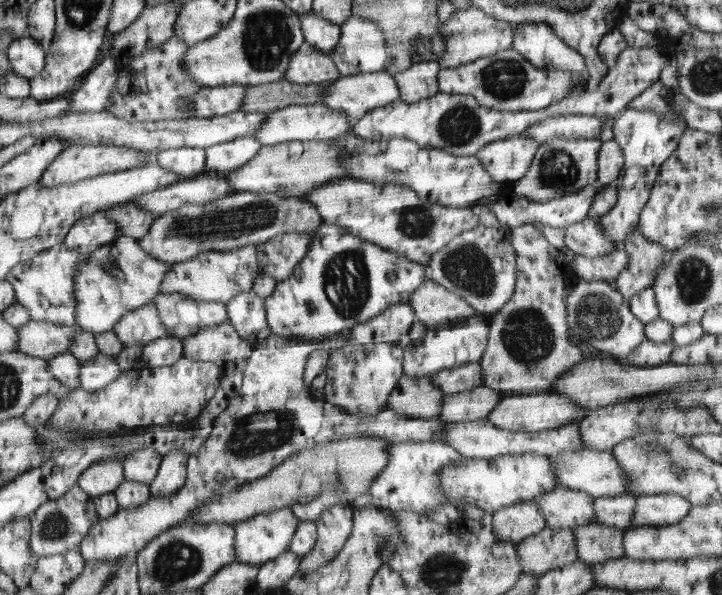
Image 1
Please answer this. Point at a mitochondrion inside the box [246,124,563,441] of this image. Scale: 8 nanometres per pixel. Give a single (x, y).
(528, 337)

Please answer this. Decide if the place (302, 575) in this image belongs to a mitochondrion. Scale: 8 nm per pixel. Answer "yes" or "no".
no

